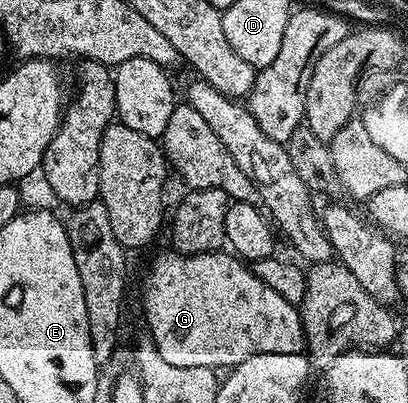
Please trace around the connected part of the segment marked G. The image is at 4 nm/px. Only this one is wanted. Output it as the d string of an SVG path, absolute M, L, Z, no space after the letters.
M165 249L161 255L154 256L144 279L144 319L148 322L147 334L169 365L237 367L242 361L262 353L299 355L305 350L304 326L297 304L284 300L270 285L258 281L245 260L224 249L201 255L182 255L179 251Z

